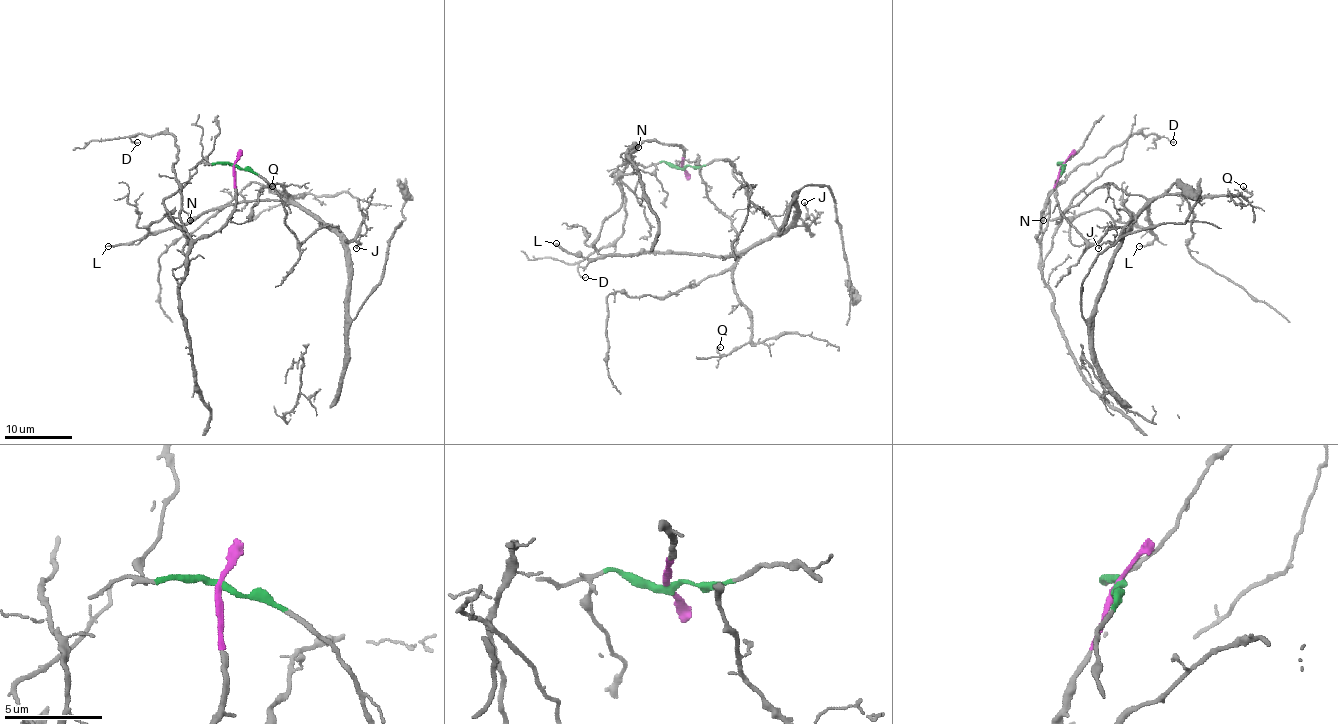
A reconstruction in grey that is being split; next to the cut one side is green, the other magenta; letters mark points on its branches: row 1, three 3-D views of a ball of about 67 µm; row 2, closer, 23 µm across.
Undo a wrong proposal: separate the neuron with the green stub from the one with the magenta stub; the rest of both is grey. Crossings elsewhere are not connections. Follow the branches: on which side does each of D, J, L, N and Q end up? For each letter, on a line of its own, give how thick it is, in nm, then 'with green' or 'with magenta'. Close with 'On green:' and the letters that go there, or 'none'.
D: 140 nm thick; with magenta
J: 130 nm thick; with green
L: 200 nm thick; with green
N: 120 nm thick; with magenta
Q: 150 nm thick; with green
On green: J, L, Q

